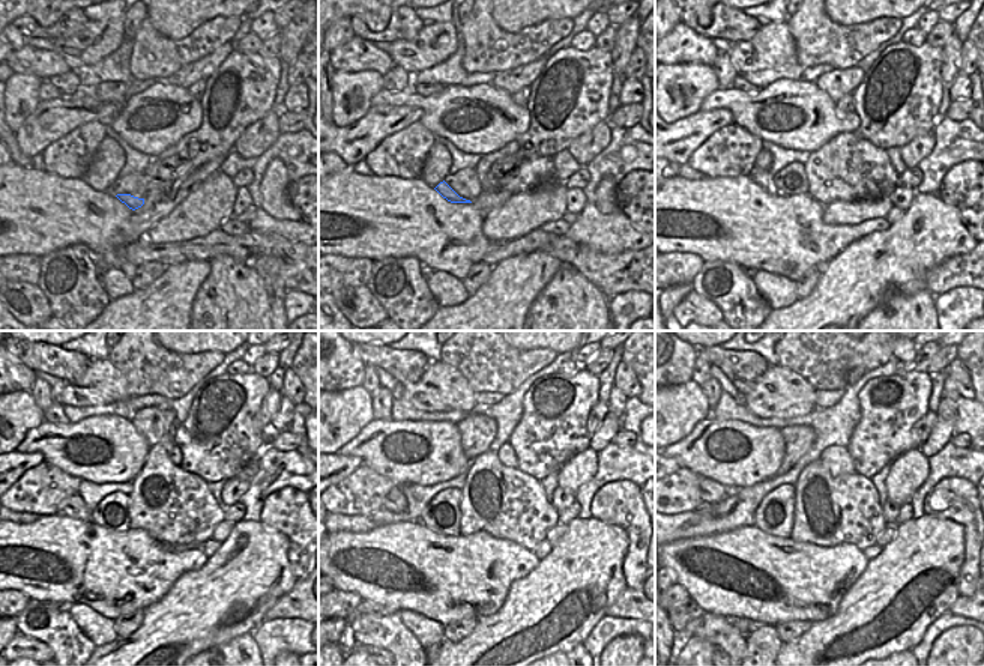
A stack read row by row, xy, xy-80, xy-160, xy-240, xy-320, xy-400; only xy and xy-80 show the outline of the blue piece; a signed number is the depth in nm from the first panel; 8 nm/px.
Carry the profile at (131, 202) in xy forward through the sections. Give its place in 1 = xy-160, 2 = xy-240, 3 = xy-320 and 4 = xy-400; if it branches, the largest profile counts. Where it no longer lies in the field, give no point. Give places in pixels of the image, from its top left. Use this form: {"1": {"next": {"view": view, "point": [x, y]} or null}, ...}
{"1": {"next": {"view": "xy-160", "point": [762, 178]}}, "2": {"next": {"view": "xy-240", "point": [74, 507]}}, "3": {"next": {"view": "xy-320", "point": [395, 501]}}, "4": {"next": {"view": "xy-400", "point": [712, 492]}}}

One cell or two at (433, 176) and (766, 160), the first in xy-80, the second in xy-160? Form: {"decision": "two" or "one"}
{"decision": "one"}

